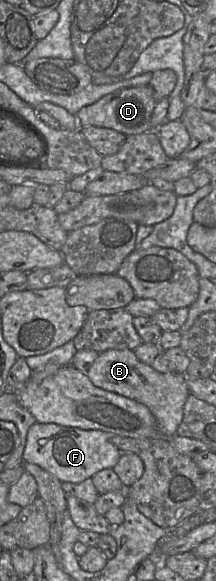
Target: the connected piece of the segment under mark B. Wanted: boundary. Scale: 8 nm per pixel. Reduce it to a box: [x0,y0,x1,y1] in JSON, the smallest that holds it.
[86,349,191,437]

